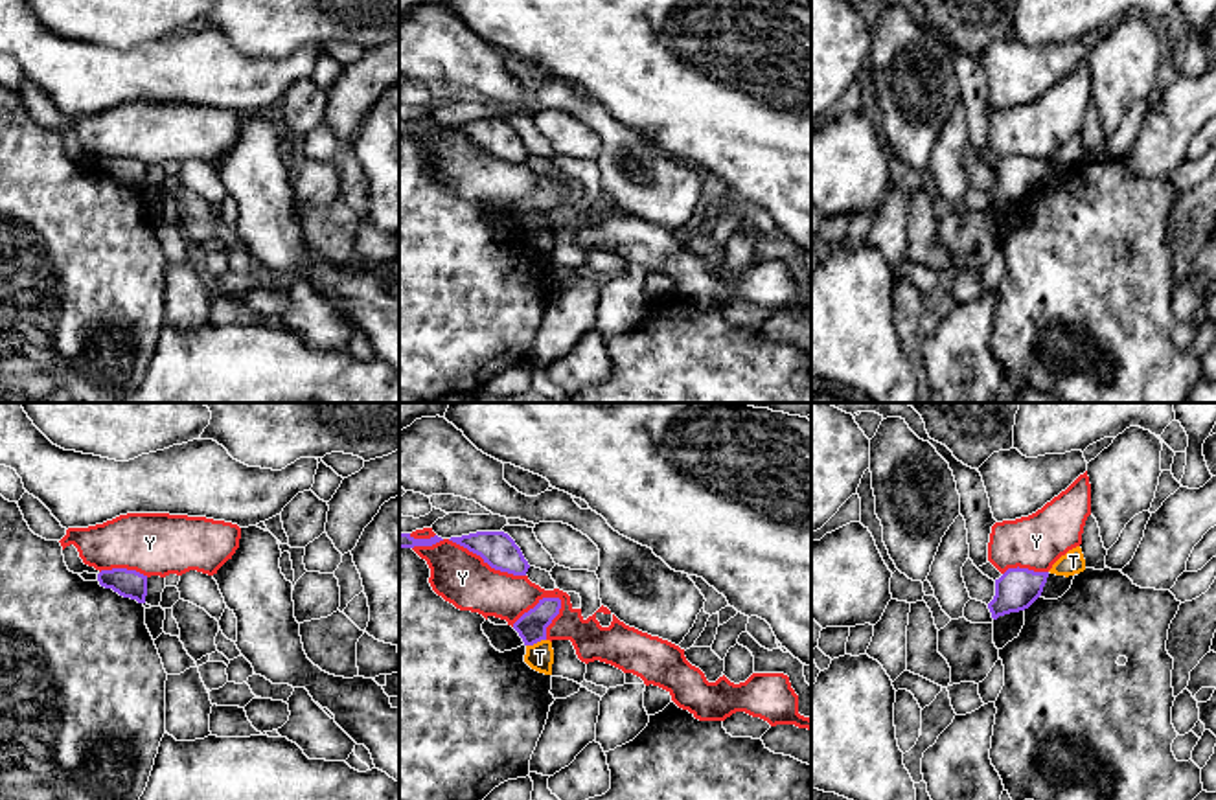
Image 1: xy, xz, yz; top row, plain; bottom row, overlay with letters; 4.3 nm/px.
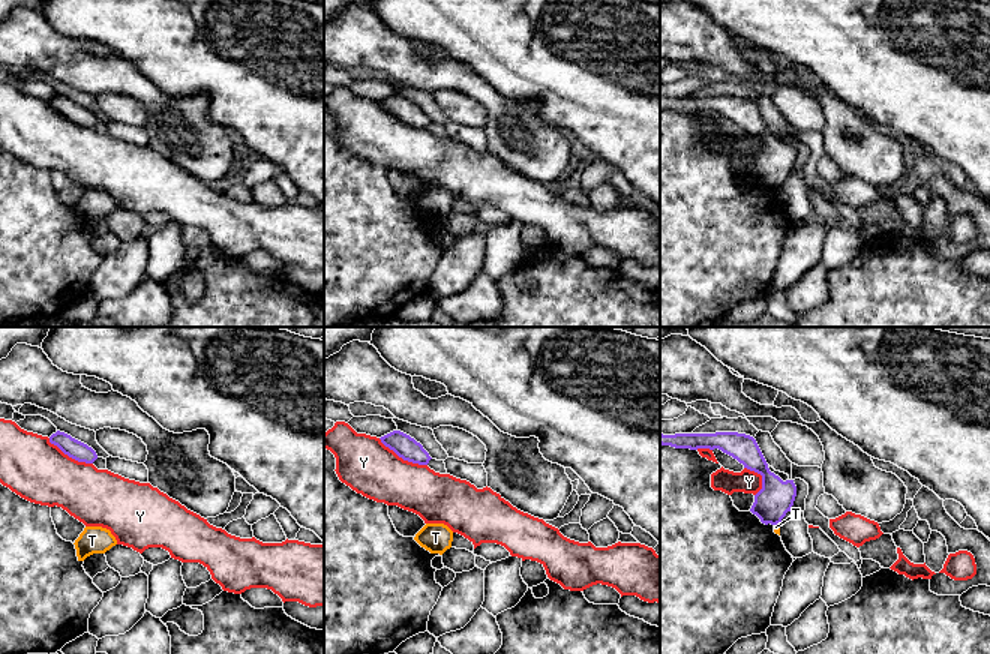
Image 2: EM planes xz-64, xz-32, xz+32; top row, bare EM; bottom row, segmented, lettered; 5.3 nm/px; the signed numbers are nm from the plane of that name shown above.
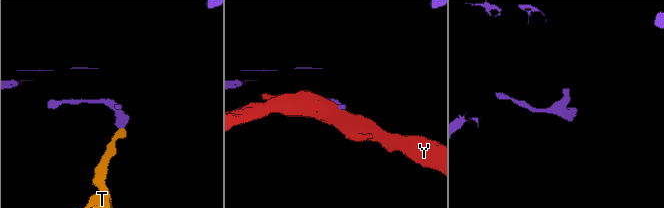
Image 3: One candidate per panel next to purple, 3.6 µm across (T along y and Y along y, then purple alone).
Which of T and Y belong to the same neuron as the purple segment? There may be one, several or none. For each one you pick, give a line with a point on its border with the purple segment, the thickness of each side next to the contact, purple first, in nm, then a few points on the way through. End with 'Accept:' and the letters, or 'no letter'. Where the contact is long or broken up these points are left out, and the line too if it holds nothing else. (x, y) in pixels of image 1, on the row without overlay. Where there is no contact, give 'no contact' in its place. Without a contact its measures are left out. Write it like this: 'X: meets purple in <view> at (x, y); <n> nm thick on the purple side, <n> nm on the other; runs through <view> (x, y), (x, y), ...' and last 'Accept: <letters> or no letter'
Accept: no letter

